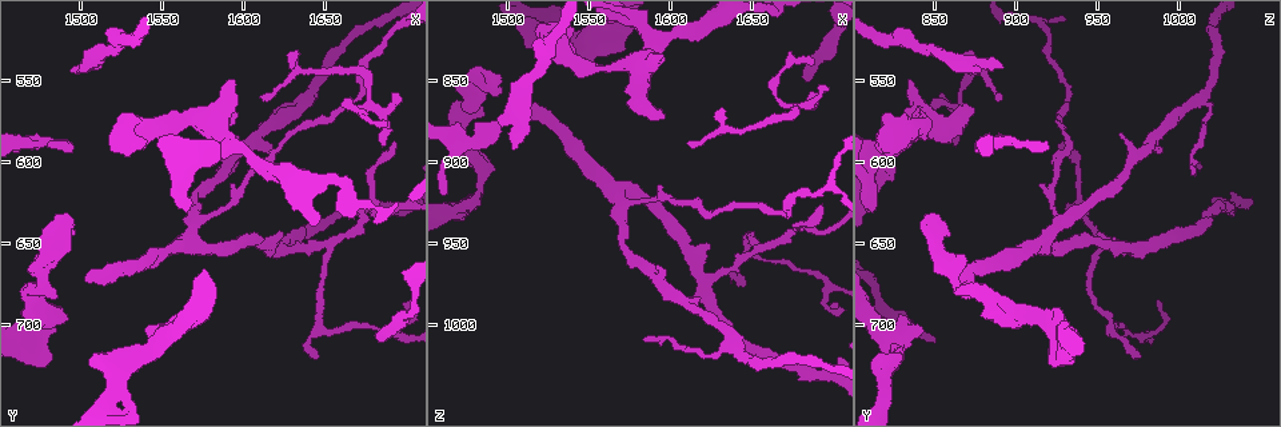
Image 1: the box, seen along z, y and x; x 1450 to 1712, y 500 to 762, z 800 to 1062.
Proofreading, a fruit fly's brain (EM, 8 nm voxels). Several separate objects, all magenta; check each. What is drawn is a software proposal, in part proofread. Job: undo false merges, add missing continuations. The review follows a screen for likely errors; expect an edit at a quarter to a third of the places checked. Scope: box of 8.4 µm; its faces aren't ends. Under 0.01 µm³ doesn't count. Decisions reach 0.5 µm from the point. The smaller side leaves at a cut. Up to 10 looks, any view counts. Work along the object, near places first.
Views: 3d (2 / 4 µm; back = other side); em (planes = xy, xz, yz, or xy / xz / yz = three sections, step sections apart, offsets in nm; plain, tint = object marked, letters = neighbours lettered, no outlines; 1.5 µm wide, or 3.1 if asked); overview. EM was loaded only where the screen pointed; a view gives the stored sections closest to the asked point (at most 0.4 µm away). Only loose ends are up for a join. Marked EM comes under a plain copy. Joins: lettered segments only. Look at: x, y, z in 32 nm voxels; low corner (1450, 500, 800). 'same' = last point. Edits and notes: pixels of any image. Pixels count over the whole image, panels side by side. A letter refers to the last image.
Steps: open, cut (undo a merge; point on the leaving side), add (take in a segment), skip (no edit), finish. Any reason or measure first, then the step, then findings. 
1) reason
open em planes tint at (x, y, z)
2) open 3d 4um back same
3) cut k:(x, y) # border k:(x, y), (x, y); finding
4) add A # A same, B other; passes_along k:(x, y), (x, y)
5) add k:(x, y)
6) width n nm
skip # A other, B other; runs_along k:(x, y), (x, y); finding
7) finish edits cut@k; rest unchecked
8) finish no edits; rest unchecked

sharp bend
open 3d 2um at (1652, 652, 952)

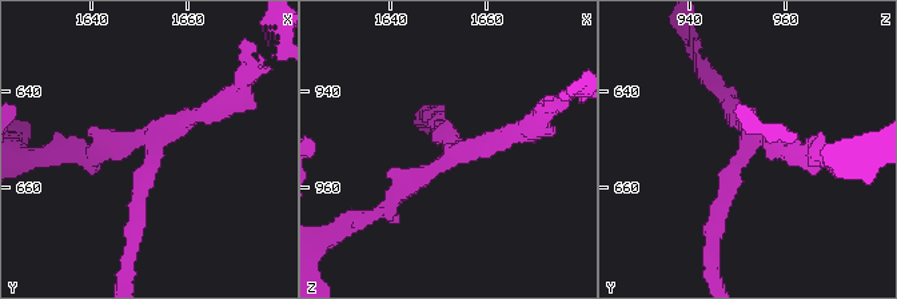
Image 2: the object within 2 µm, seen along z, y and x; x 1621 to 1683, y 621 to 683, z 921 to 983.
arms 3; shape alone is not enough
open em yz step 8 tint at (1652, 651, 954)

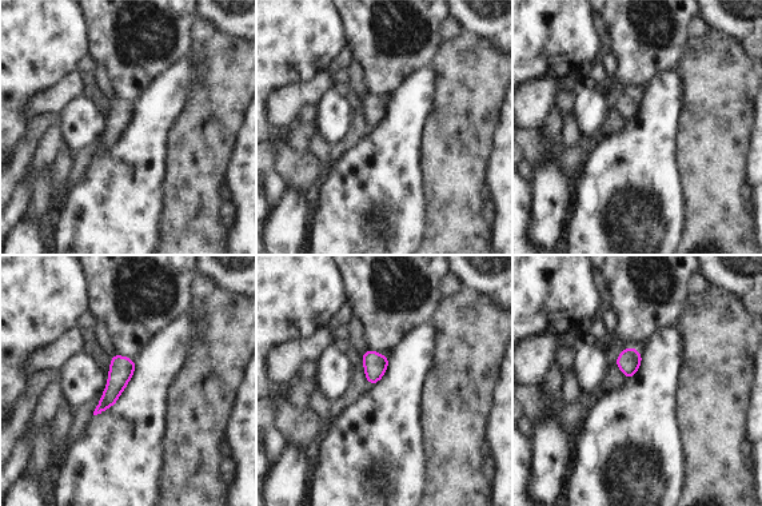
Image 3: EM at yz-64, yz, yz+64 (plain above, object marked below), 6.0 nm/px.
open em xz step 8 letters same

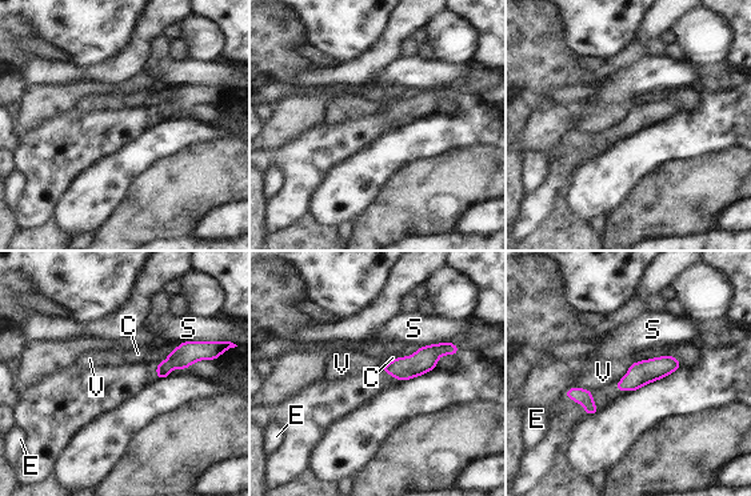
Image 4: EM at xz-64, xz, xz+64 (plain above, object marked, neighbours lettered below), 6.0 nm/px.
longest_contact S 190 nm
skip # C other, E other, S other, V other; border 4:(630, 363), (630, 370), (615, 383); continuous, no second neuron

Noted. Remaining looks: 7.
branch stops here
open 3d 2um at (1592, 584, 964)

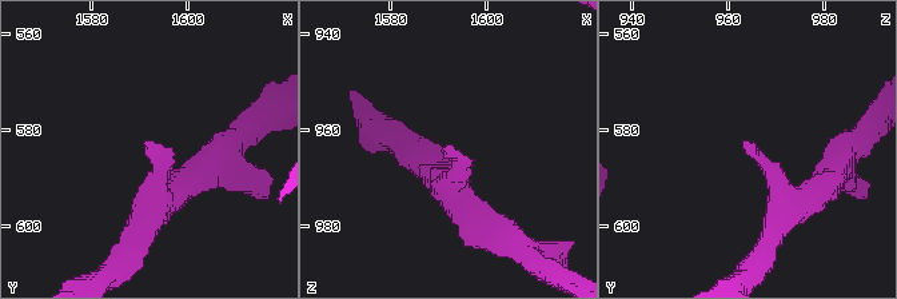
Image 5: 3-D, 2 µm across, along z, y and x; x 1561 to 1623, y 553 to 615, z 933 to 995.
open em yz step 8 letters at (1591, 581, 964)

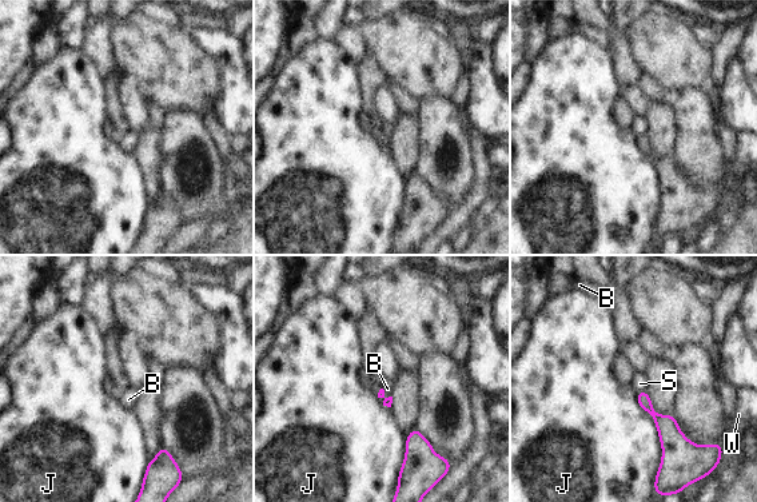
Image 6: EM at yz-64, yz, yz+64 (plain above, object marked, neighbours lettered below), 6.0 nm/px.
another direction
open em planes letters same

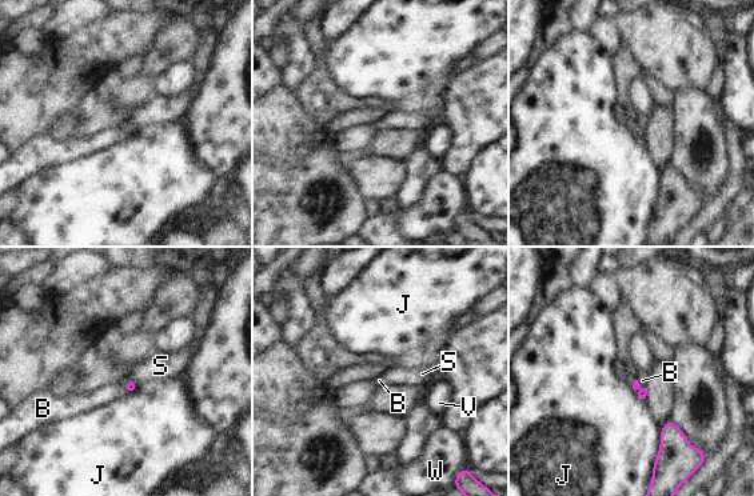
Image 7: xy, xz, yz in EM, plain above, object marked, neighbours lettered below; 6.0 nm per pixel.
skip # B other, J other, S other, V other, W other; border 7:(128, 379), (136, 384); no lettered segment goes on from it

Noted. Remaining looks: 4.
branch stops here
open 3d 4um at (1594, 548, 834)

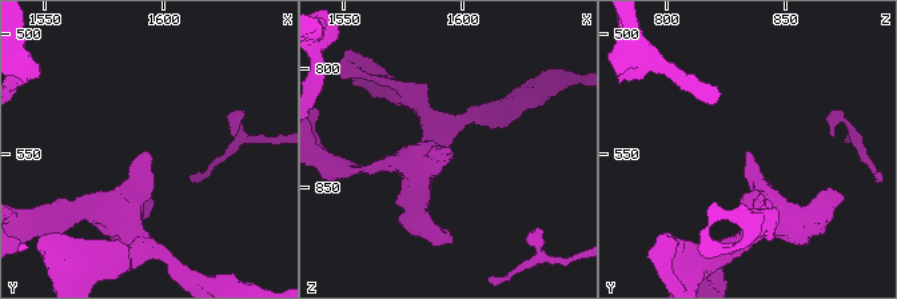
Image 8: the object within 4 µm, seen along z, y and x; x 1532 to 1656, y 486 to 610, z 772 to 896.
open em planes letters at (1594, 548, 833)

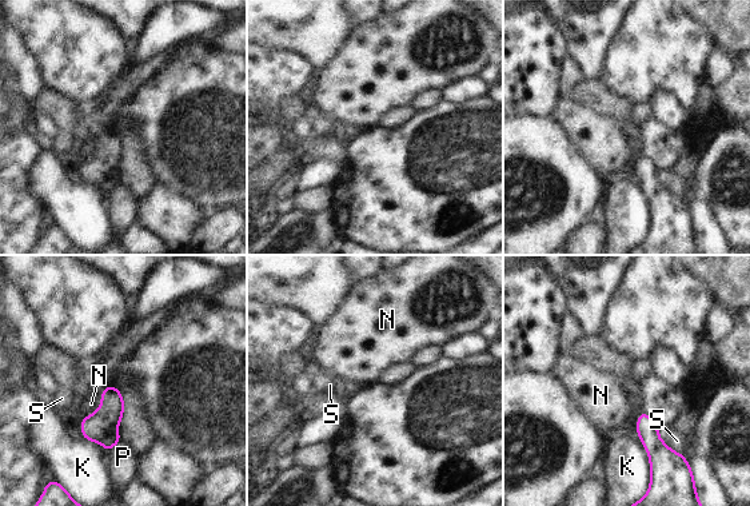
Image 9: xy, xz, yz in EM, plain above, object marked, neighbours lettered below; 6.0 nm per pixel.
skip # K other, N other, P other, S other; border 9:(106, 387), (100, 405), (82, 419); no lettered segment goes on from it

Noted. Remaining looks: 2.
free end
open em yz step 8 tint at (1684, 590, 860)

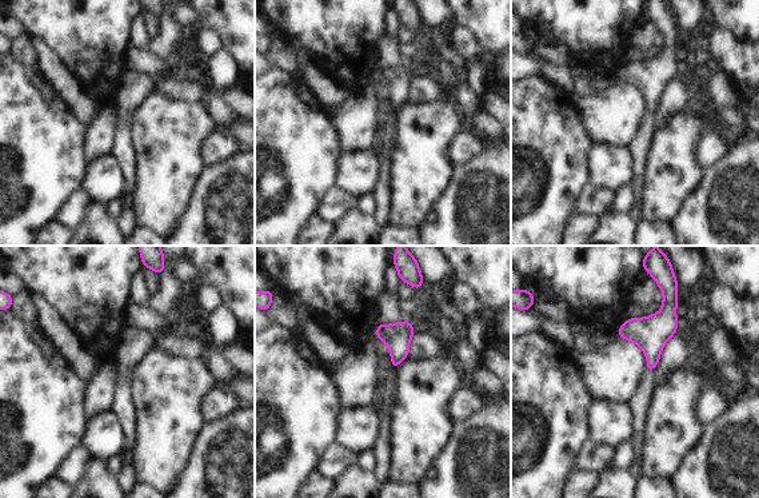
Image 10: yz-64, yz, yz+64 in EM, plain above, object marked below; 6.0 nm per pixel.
open em planes letters same

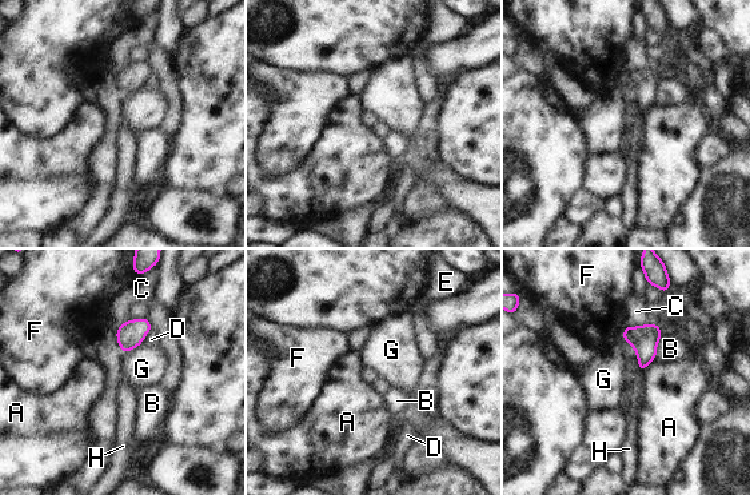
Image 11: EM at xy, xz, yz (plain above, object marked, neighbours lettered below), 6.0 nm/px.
add H # A other, B other, C other, D other, E other, F other, G other, H same; passes_along 11:(643, 339), (641, 370), (633, 400); it goes on there

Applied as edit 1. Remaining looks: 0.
finish edits add@11; rest unchecked

